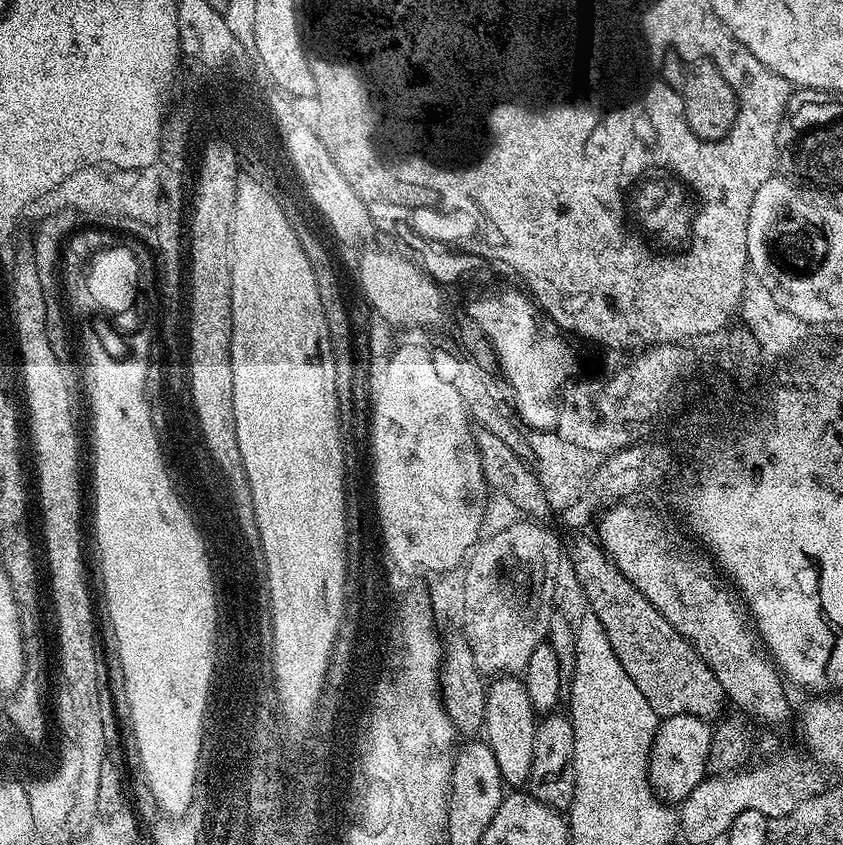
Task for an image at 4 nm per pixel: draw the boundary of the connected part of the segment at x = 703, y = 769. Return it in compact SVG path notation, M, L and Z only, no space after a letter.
M690 714L676 715L659 721L651 748L649 780L661 799L678 804L707 777L707 758L713 729L707 719Z

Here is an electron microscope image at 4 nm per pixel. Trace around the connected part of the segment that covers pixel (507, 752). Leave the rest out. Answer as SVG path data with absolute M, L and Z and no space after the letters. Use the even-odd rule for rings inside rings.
M502 675L487 685L488 701L486 702L486 718L483 735L492 748L494 759L498 762L498 770L502 774L505 785L527 785L530 774L530 762L534 758L536 745L536 725L538 714L532 709L530 694L526 694L523 679L515 675Z

